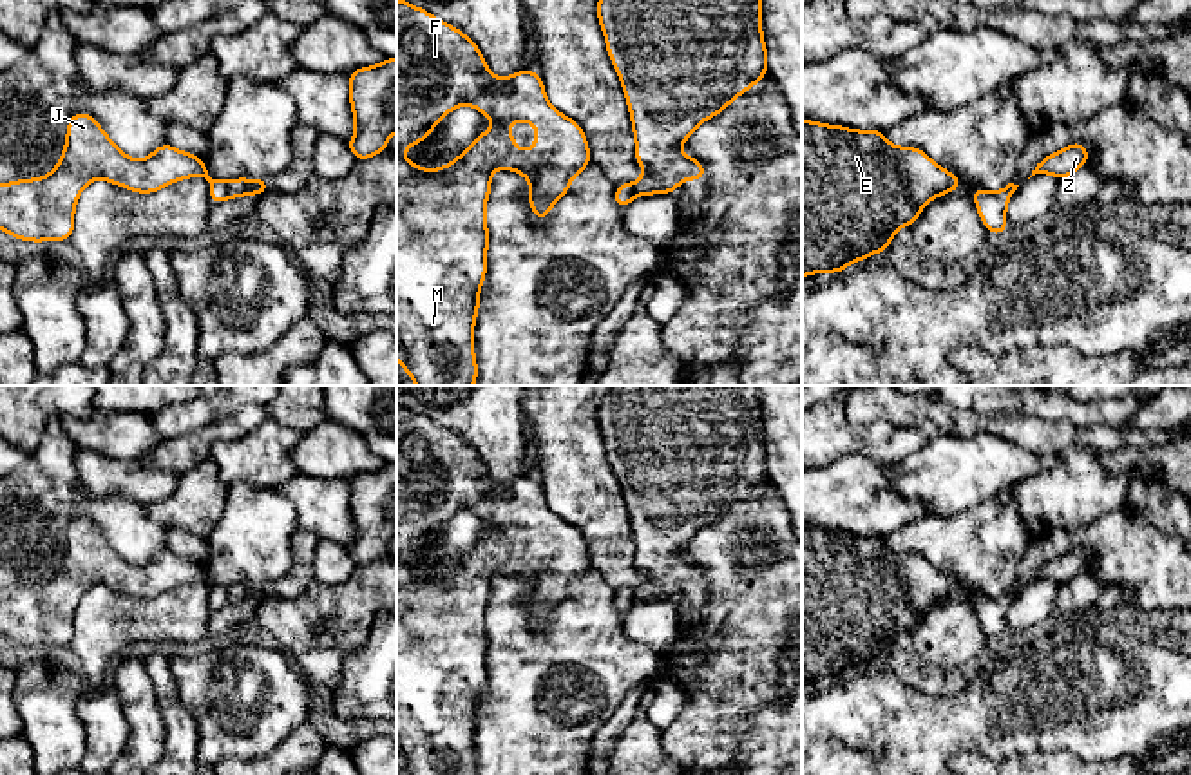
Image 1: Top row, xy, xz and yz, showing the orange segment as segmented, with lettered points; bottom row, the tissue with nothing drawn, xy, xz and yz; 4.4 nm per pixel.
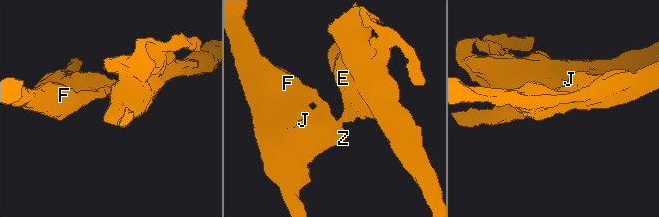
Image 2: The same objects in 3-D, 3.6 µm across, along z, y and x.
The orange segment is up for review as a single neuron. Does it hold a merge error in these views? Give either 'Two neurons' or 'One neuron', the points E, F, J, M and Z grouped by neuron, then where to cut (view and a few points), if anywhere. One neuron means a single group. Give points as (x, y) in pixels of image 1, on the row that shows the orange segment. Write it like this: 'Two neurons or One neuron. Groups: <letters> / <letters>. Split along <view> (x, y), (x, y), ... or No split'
Two neurons. Groups: E / F J M Z. Split along xy (228, 183), (225, 196)

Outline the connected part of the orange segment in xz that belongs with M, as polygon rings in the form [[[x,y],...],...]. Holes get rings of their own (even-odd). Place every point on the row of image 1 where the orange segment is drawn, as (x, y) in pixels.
[[[396,0],[396,359],[416,386],[472,386],[478,378],[472,330],[487,272],[485,206],[492,172],[507,168],[529,179],[529,203],[541,223],[590,161],[581,125],[548,103],[538,71],[494,78],[469,36],[425,9]],[[458,105],[478,109],[496,127],[436,170],[400,156]],[[512,121],[536,125],[532,150],[516,147],[509,132]]]

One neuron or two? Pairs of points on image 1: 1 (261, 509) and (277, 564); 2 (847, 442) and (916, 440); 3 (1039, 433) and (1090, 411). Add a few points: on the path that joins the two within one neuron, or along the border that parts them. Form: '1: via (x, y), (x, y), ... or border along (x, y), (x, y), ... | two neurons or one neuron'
1: via (261, 522), (261, 544), (268, 551) | one neuron
2: via (864, 442), (900, 442) | one neuron
3: border along (1027, 415), (1072, 420), (1090, 428) | two neurons

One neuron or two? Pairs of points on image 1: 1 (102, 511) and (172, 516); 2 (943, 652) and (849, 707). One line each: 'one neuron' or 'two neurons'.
1: two neurons
2: two neurons

